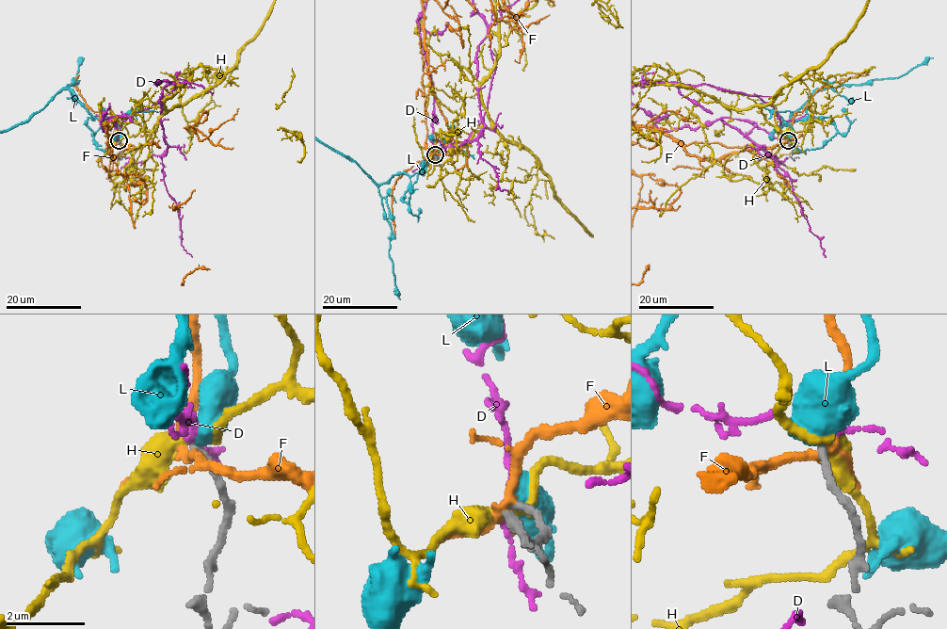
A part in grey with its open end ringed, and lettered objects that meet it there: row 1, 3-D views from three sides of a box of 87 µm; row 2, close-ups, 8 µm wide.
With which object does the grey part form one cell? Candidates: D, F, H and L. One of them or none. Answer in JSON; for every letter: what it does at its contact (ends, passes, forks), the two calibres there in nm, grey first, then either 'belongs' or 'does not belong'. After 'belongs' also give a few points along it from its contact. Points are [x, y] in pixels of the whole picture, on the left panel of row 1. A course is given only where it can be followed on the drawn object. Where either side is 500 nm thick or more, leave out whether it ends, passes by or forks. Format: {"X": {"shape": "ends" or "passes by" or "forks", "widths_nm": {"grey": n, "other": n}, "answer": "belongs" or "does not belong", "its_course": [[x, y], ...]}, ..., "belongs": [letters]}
{"D": {"shape": "passes by", "widths_nm": {"grey": 190, "other": 110}, "answer": "does not belong"}, "F": {"shape": "forks", "widths_nm": {"grey": 220, "other": 200}, "answer": "does not belong"}, "H": {"shape": "passes by", "widths_nm": {"grey": 200, "other": 320}, "answer": "does not belong"}, "L": {"widths_nm": {"grey": 200, "other": 650}, "answer": "does not belong"}, "belongs": []}

